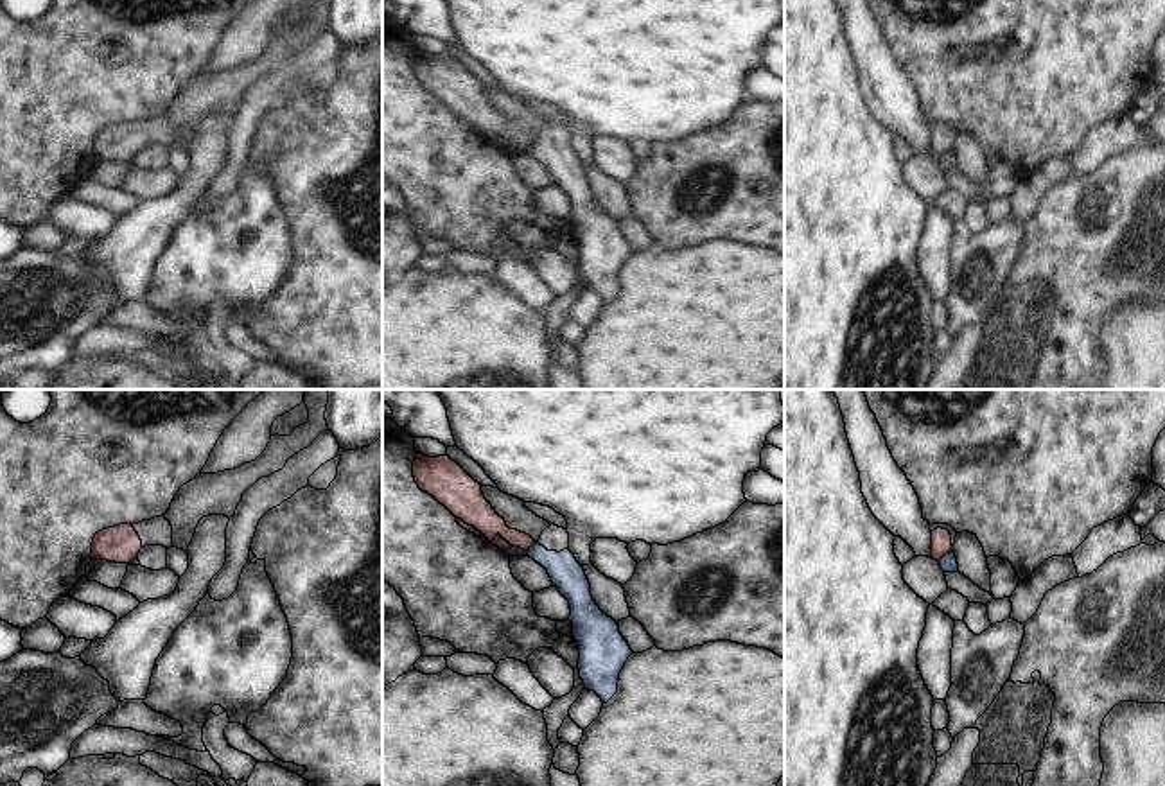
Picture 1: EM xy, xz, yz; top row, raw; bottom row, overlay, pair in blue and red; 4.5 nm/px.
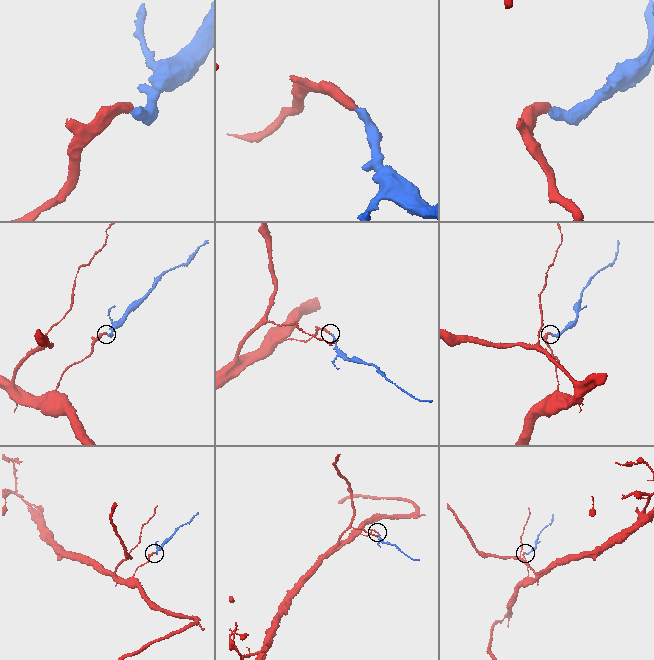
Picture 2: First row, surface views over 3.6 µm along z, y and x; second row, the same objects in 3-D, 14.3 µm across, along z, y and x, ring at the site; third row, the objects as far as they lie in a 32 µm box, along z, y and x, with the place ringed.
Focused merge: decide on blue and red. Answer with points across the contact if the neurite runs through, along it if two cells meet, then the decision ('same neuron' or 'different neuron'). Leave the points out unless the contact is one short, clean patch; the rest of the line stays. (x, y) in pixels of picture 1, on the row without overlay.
border along yz (950, 148), (937, 158); different neuron

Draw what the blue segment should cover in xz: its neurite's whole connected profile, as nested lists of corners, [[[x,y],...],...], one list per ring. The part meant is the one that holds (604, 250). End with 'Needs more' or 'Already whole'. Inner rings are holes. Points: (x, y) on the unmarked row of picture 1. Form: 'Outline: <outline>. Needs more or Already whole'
Outline: [[[555,122],[546,126],[528,154],[547,169],[553,185],[569,199],[580,276],[607,301],[618,291],[619,271],[634,249],[618,221],[592,197],[585,169],[569,149],[567,127]]]. Needs more

